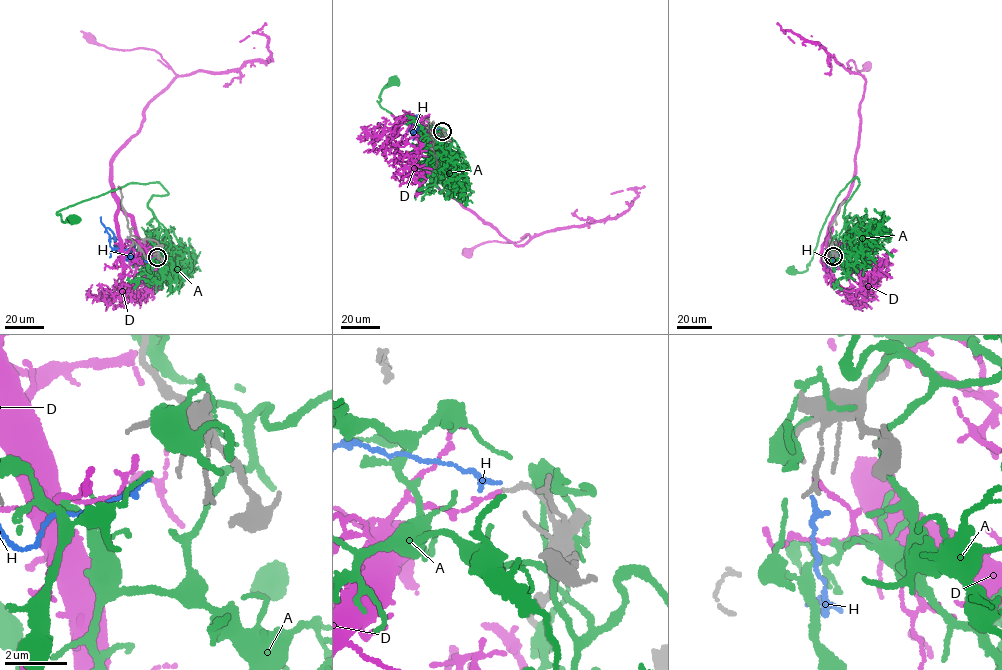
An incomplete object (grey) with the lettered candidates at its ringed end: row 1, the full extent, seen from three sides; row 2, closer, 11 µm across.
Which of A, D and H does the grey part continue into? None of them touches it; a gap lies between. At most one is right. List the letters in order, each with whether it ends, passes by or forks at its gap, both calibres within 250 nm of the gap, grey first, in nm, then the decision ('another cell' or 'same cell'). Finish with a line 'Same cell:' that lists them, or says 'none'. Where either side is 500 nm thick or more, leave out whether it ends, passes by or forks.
A: it forks; calibres 90 and 400 nm; another cell
D: it ends; calibres 90 and 190 nm; another cell
H: it ends; calibres 90 and 160 nm; same cell
Same cell: H

